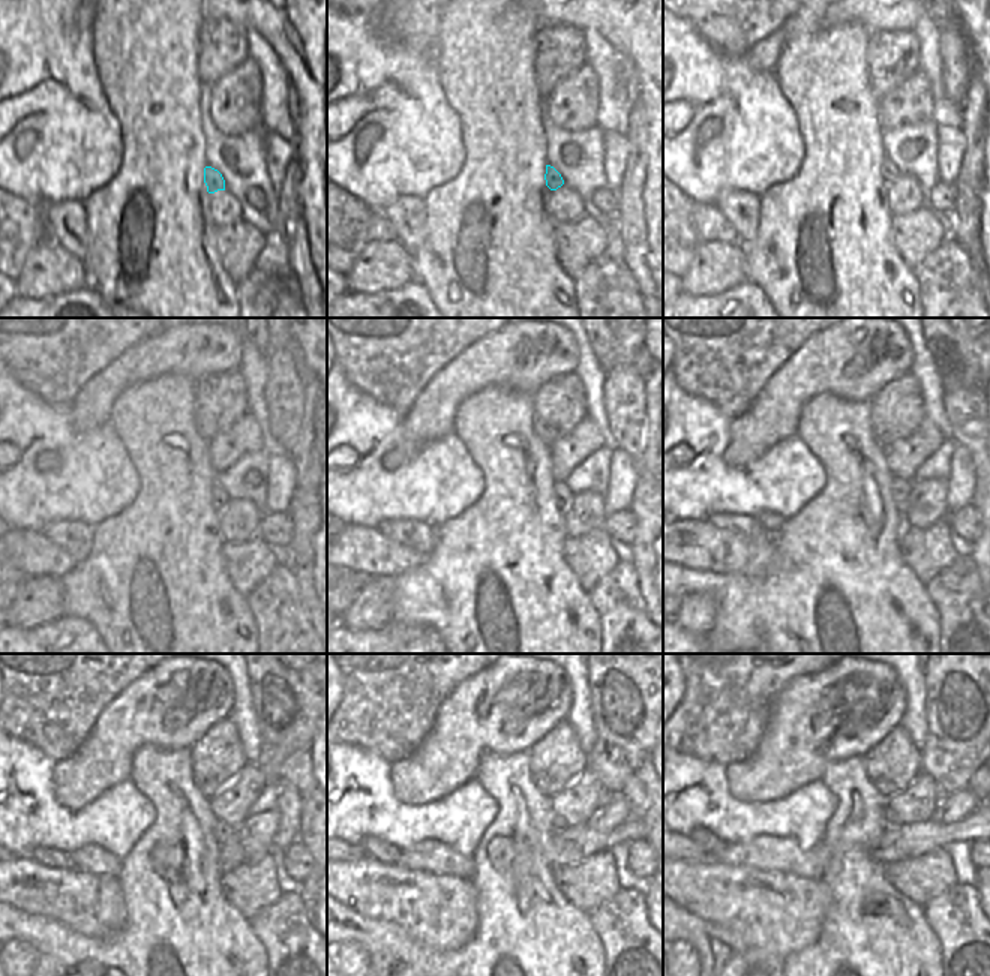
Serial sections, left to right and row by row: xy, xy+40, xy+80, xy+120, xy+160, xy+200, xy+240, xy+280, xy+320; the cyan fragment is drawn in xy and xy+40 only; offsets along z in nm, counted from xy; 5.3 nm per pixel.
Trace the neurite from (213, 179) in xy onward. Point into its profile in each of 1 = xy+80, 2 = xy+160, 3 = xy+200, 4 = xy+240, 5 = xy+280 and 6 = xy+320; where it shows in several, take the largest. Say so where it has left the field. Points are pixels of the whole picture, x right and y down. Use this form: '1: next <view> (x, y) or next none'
1: next xy+80 (890, 173)
2: next xy+160 (563, 496)
3: next xy+200 (900, 489)
4: next xy+240 (224, 829)
5: next xy+280 (558, 825)
6: next xy+320 (888, 816)

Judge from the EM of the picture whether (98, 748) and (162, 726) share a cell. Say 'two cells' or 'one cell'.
one cell

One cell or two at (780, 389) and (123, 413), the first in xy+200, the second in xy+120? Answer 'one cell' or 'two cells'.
two cells

